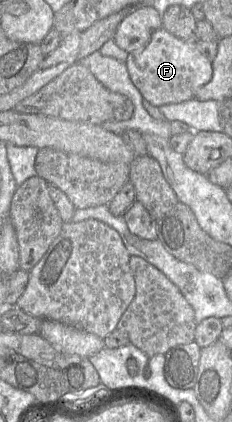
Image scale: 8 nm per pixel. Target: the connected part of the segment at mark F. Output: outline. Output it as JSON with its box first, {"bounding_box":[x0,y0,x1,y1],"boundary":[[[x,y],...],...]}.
{"bounding_box":[125,27,212,107],"boundary":[[[163,27],[152,33],[145,47],[128,53],[125,64],[132,83],[139,90],[143,99],[156,107],[193,99],[195,93],[212,78],[212,63],[197,49],[196,41],[179,39]]]}

